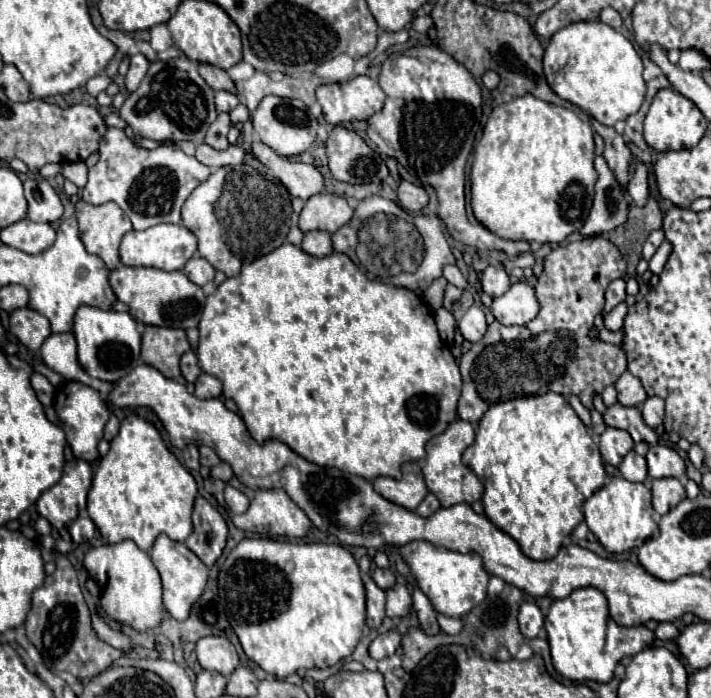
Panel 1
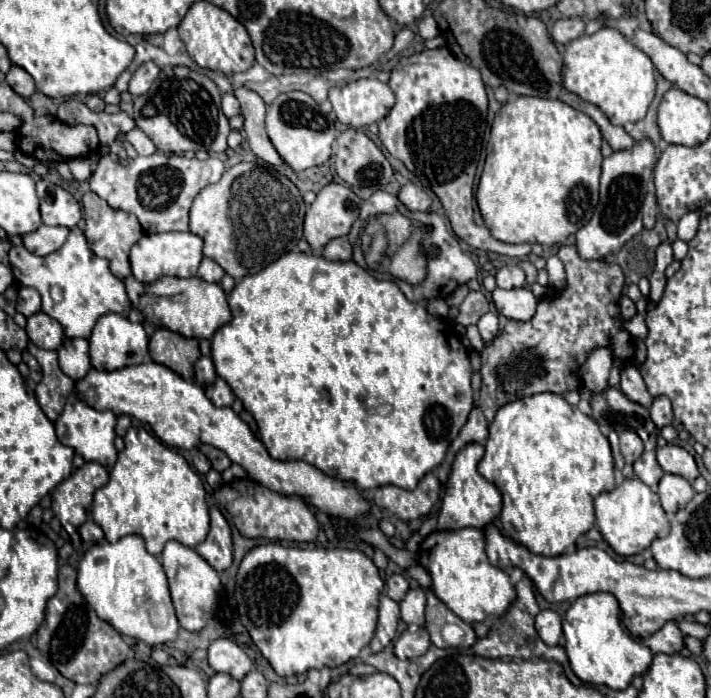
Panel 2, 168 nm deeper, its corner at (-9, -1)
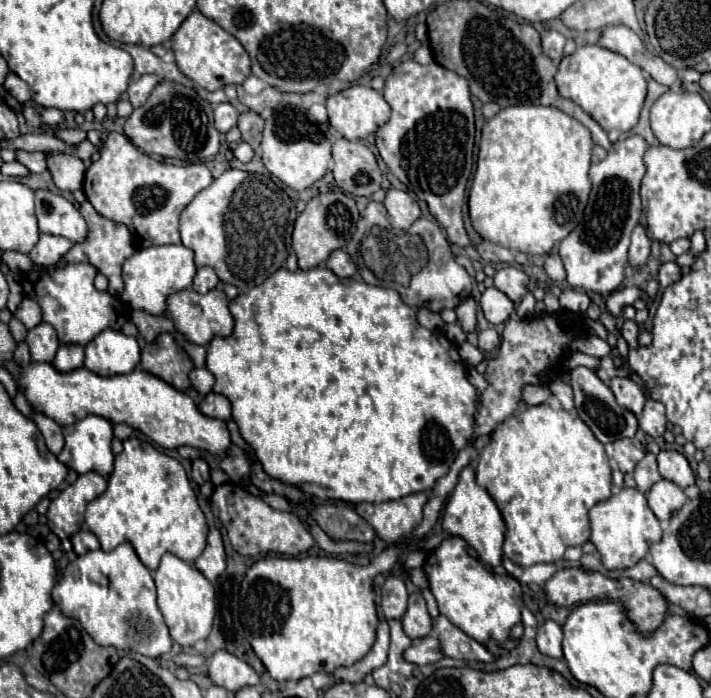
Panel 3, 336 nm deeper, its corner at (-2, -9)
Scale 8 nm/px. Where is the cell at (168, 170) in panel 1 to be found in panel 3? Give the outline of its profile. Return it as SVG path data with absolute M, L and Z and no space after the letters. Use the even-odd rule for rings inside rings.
M110 132L100 158L92 162L84 178L84 194L96 212L112 222L128 226L136 248L180 244L178 216L192 198L212 184L212 174L204 164L164 164L140 152L124 134Z

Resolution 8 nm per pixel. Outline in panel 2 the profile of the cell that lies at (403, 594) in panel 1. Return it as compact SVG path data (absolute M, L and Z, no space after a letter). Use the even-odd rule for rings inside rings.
M411 588L405 598L399 602L401 606L401 620L405 624L425 624L425 592L423 588Z

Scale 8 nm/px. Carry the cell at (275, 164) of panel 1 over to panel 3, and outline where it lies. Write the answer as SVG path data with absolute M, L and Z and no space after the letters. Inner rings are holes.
M246 112L238 118L238 128L242 132L242 140L248 142L254 150L260 148L260 140L262 140L262 128L264 128L264 120L256 114L256 112Z

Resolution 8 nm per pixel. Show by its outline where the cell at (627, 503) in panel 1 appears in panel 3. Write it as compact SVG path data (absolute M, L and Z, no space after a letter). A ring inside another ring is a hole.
M624 488L618 496L610 496L608 500L598 502L590 510L590 528L592 528L590 540L600 552L606 570L626 570L638 564L646 556L650 544L662 538L662 528L658 518L648 508L646 496L636 488Z

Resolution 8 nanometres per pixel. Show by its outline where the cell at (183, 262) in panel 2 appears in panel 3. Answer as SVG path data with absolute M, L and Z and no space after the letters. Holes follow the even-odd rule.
M182 244L170 246L150 246L146 250L136 250L124 262L124 294L122 302L132 310L144 310L152 316L166 316L166 300L170 294L186 290L192 286L196 274L194 252Z

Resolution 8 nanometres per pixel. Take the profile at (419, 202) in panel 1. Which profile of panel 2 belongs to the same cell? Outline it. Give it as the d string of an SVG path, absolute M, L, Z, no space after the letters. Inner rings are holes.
M407 182L405 186L401 186L397 198L401 200L403 206L407 206L407 208L413 210L413 212L415 212L415 210L427 212L429 206L431 206L431 198L429 198L421 188L417 188L413 182Z

